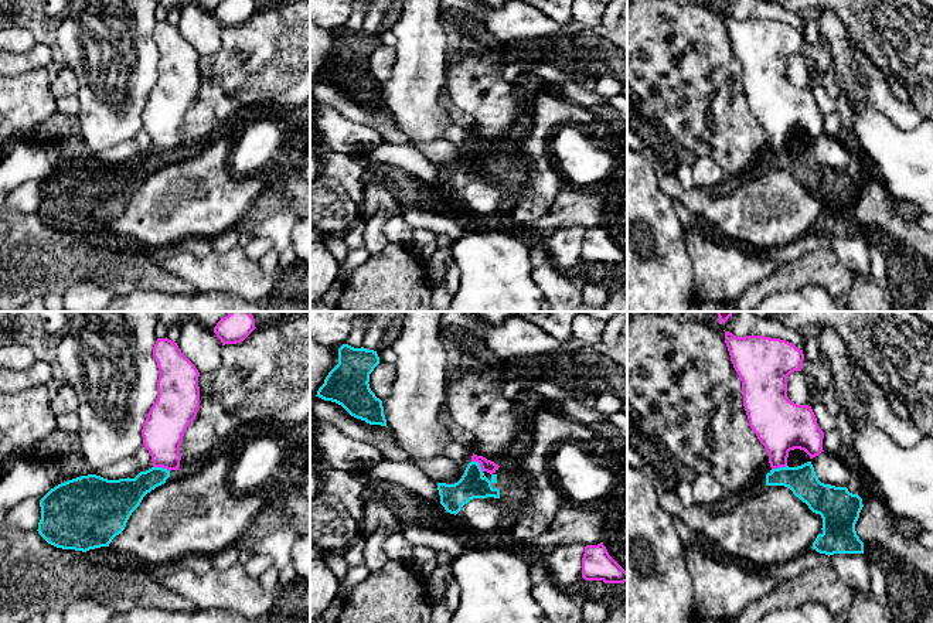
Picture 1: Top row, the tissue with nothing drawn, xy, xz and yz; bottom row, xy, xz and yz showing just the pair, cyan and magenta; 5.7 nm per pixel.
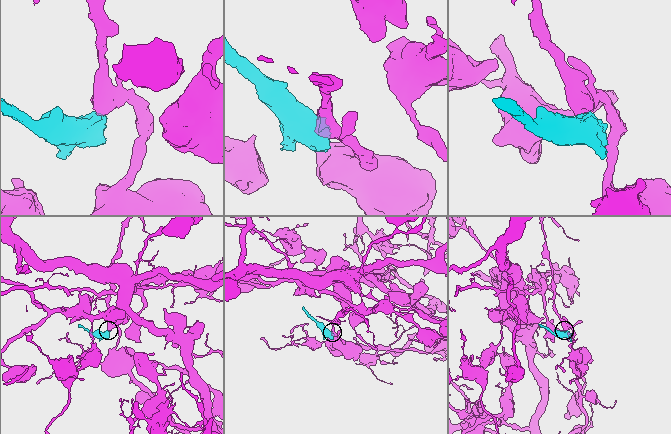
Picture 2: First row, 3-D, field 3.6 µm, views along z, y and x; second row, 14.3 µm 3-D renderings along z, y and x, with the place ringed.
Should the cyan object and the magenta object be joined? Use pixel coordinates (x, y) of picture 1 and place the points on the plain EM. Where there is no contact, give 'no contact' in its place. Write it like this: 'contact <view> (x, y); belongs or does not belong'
contact xy (162, 150); does not belong

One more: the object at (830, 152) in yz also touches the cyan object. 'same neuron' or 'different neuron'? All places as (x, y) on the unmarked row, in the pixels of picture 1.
same neuron

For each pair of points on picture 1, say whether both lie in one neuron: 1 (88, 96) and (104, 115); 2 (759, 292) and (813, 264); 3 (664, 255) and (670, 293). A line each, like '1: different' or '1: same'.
1: same
2: same
3: same

